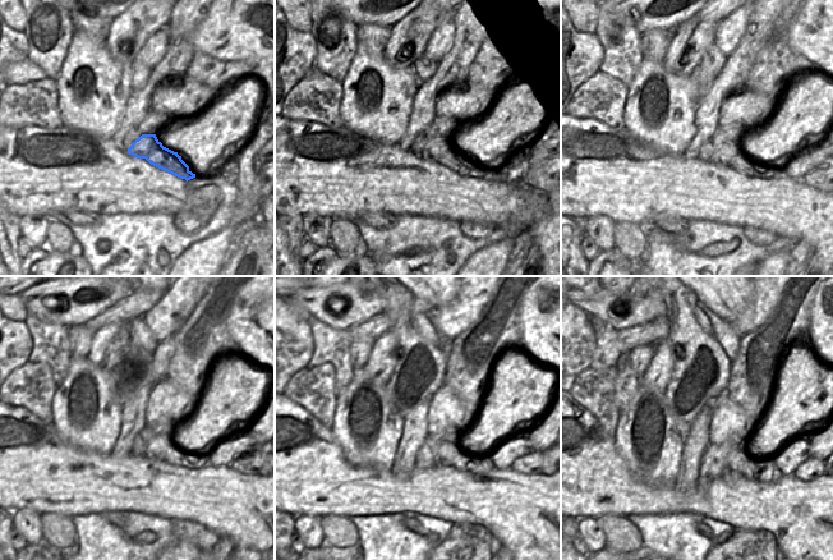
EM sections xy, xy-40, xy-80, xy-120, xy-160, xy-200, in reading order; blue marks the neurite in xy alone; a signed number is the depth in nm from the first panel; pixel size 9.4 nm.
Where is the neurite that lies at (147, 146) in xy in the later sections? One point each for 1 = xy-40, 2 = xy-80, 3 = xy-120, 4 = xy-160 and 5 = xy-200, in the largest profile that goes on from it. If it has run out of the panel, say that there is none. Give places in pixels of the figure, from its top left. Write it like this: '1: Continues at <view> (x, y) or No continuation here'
1: Continues at xy-40 (437, 150)
2: Continues at xy-80 (727, 154)
3: Continues at xy-120 (159, 446)
4: Continues at xy-160 (449, 453)
5: Continues at xy-200 (760, 469).

